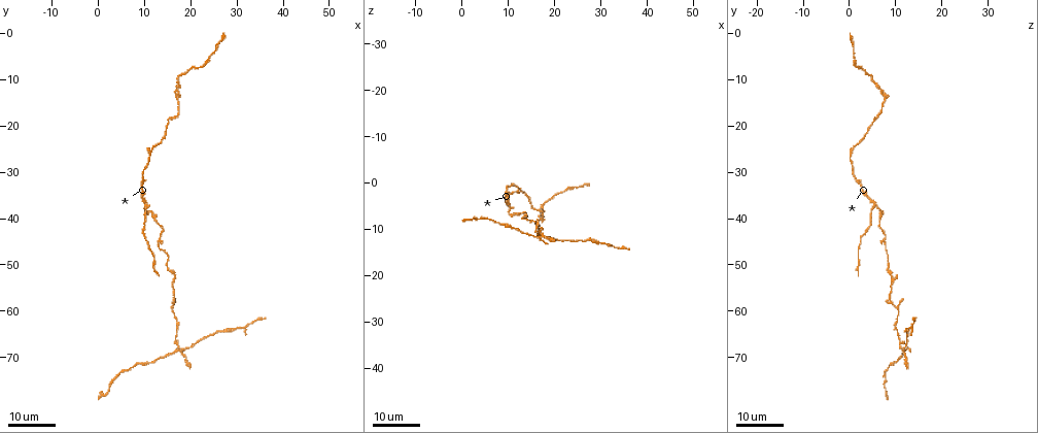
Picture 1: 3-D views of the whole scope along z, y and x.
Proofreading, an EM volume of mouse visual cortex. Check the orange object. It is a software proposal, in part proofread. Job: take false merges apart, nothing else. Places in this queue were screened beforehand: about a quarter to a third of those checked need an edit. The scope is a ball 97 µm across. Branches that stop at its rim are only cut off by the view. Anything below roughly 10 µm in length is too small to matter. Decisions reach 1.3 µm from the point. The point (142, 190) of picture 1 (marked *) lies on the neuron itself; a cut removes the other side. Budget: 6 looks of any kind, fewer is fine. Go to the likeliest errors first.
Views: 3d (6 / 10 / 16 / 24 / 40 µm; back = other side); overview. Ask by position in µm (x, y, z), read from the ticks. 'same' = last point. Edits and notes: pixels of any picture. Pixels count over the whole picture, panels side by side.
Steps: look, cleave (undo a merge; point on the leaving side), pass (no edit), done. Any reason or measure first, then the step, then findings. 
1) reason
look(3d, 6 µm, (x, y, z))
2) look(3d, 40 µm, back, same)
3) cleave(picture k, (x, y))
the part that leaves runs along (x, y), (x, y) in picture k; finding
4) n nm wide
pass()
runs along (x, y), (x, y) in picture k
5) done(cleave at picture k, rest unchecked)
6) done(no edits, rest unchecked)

look(3d, 16 µm, (18.0, 68.0, 11.5))

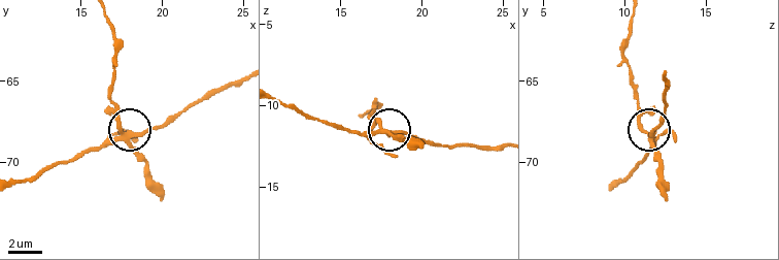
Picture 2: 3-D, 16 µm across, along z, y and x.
look(3d, 6 µm, (17.6, 68.5, 11.5))

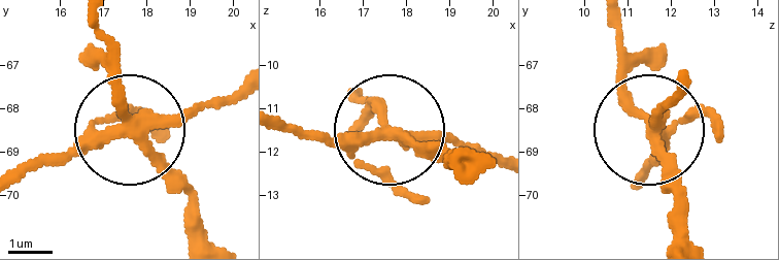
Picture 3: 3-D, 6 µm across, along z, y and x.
300 nm wide
cleave(picture 3, (196, 109))
the part that leaves runs along (134, 134), (94, 134), (27, 164) in picture 3; two neurons meet here

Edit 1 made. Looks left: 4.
look(overview)

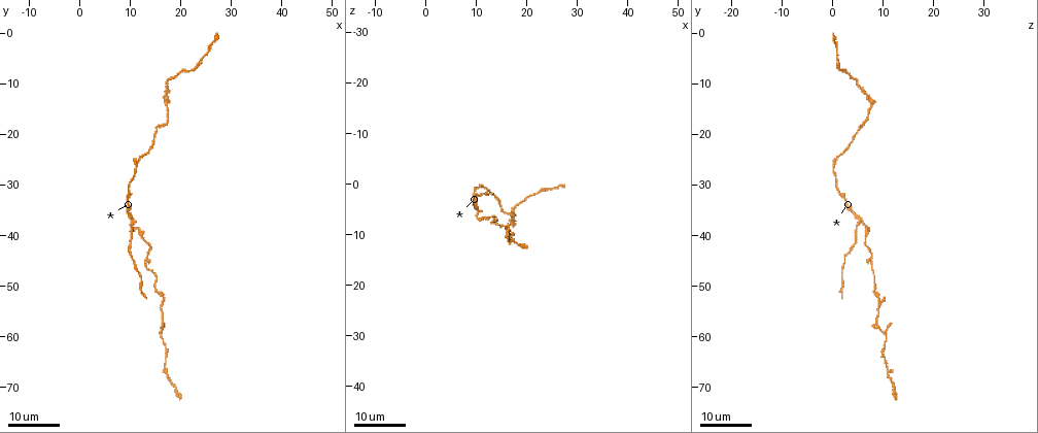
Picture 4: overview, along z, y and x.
look(3d, 16 µm, (11.0, 37.5, 5.0))

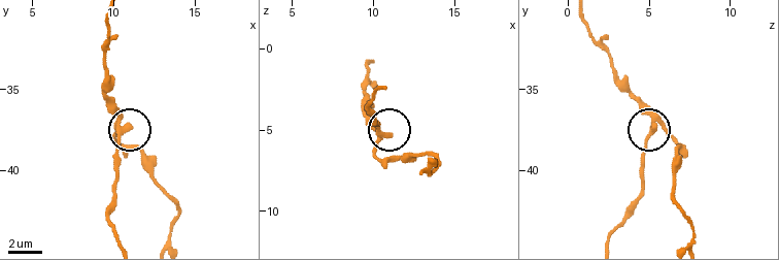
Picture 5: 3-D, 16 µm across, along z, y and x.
look(3d, 10 µm, (10.4, 37.3, 5.5))

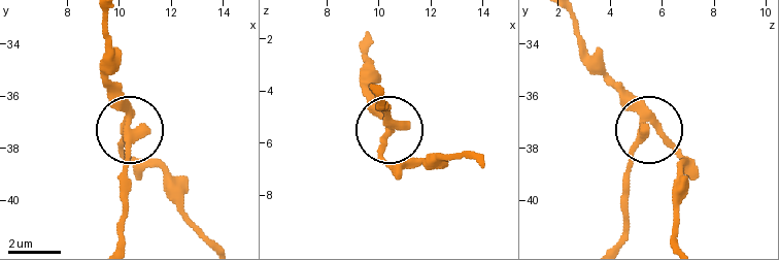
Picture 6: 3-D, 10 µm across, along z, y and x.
3 arms
cleave(picture 6, (631, 163))
the part that leaves runs along (129, 127), (129, 212), (122, 238) in picture 6; two neurons meet here

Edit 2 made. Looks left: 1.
done(cleave at picture 3, cleave at picture 6, rest unchecked)

